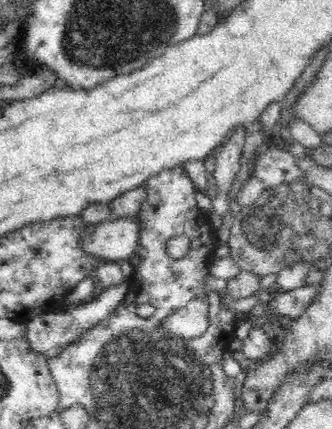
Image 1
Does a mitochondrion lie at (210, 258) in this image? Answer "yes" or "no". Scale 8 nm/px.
no

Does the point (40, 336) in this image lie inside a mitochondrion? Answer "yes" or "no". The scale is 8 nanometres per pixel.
no

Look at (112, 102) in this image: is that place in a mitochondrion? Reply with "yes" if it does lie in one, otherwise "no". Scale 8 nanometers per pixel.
no

